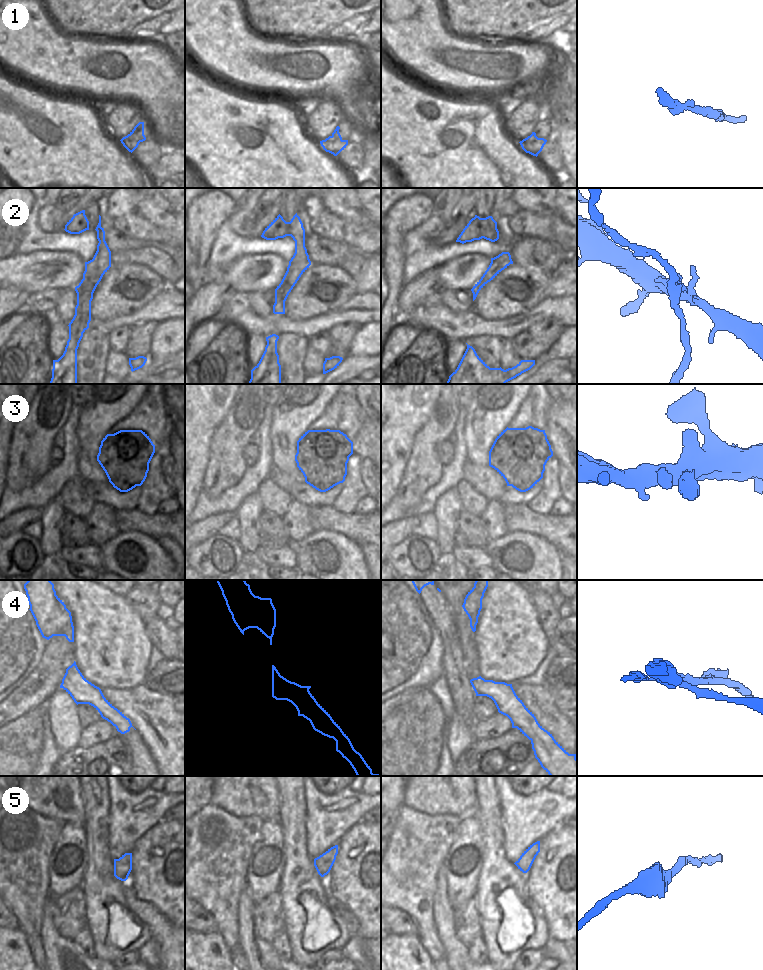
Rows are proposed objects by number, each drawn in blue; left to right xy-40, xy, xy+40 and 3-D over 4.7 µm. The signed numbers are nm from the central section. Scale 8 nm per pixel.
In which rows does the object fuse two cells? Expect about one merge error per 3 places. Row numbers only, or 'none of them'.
2, 4

